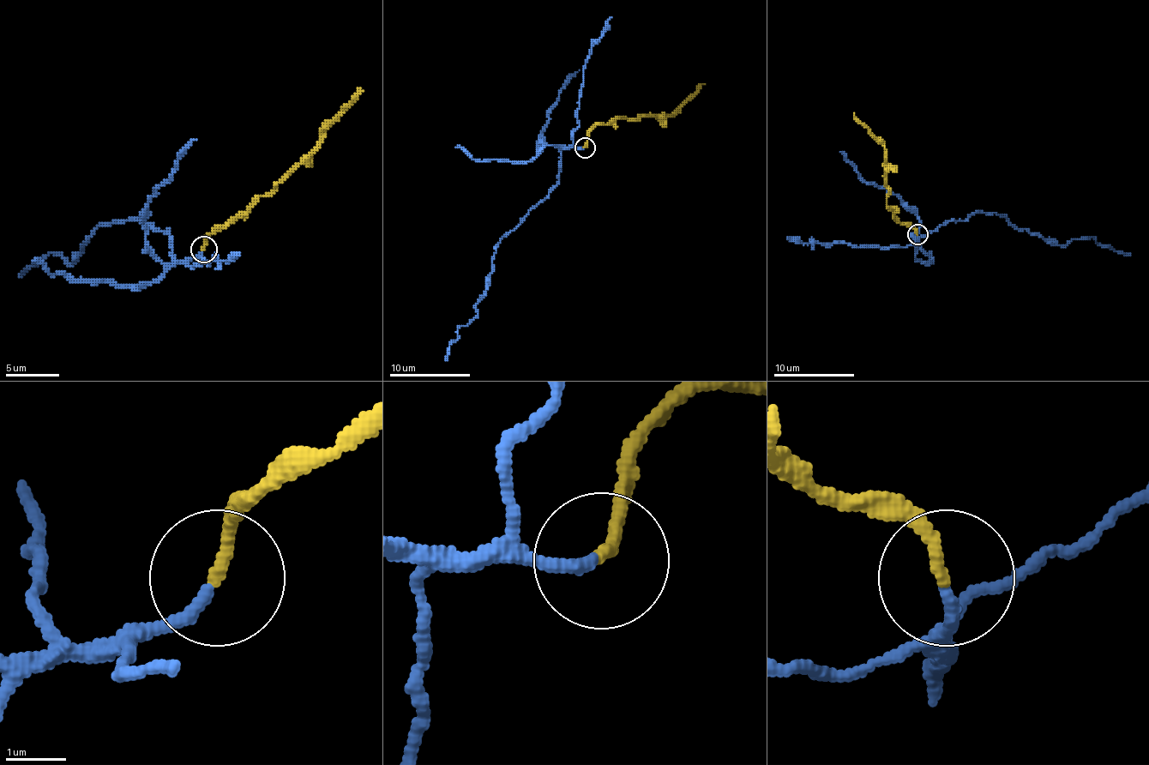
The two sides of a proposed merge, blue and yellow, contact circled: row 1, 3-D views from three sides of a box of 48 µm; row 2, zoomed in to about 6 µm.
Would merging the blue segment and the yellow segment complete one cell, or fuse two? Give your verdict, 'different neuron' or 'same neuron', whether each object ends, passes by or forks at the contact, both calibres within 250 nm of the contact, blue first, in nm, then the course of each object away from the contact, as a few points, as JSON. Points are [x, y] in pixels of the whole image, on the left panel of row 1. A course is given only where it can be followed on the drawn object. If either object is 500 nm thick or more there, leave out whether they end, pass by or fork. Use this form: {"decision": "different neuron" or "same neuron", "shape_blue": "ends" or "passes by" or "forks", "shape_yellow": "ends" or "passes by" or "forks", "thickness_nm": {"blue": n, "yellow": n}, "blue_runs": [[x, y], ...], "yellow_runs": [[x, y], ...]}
{"decision": "different neuron", "shape_blue": "ends", "shape_yellow": "ends", "thickness_nm": {"blue": 200, "yellow": 190}, "blue_runs": [[201, 249], [177, 261], [169, 231], [137, 220], [102, 223], [72, 263], [51, 252], [19, 276]], "yellow_runs": [[204, 249], [207, 239], [220, 225], [237, 220], [317, 145], [320, 131], [360, 88]]}

